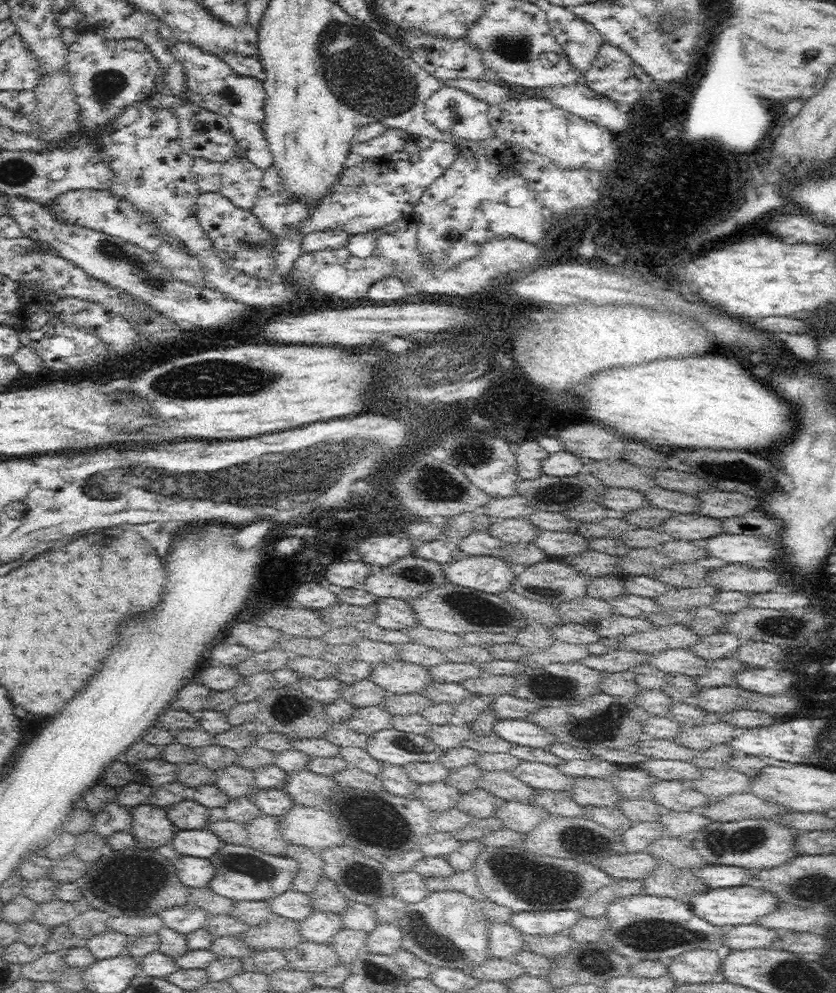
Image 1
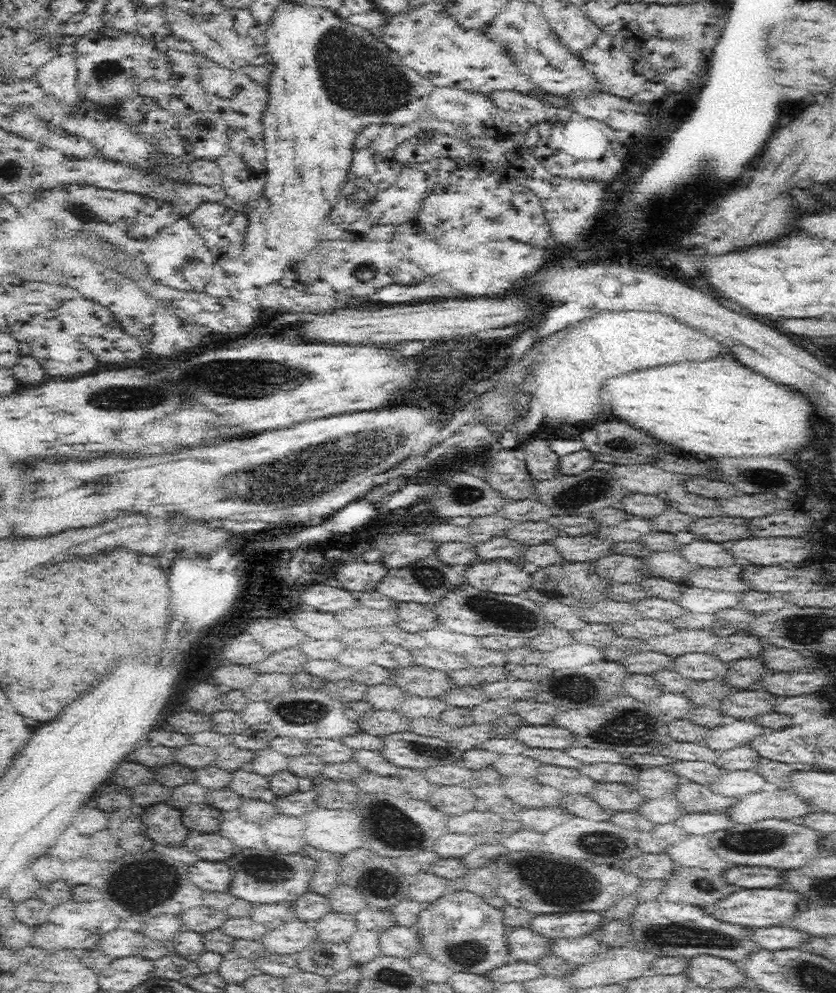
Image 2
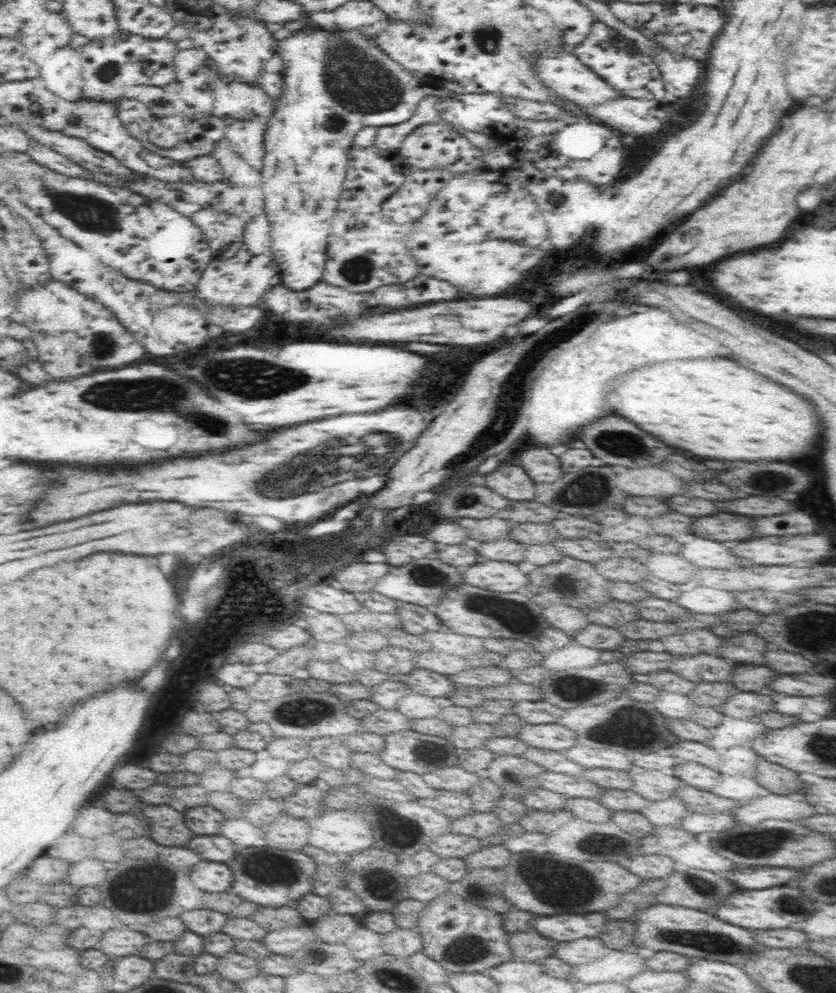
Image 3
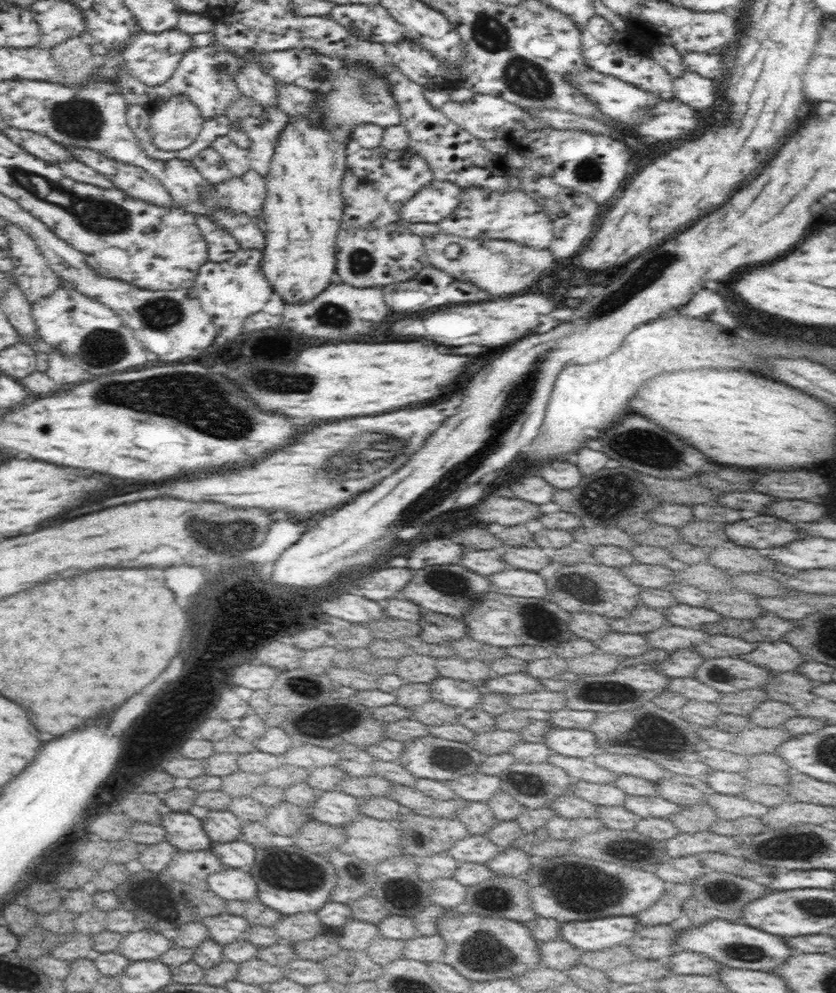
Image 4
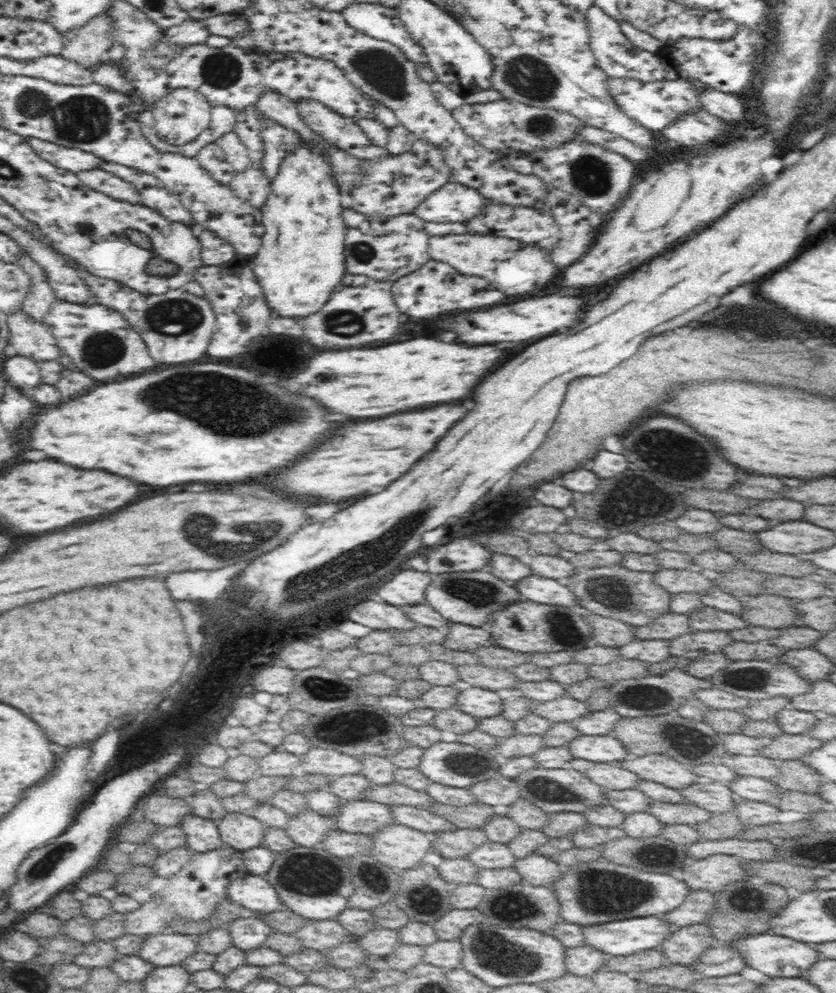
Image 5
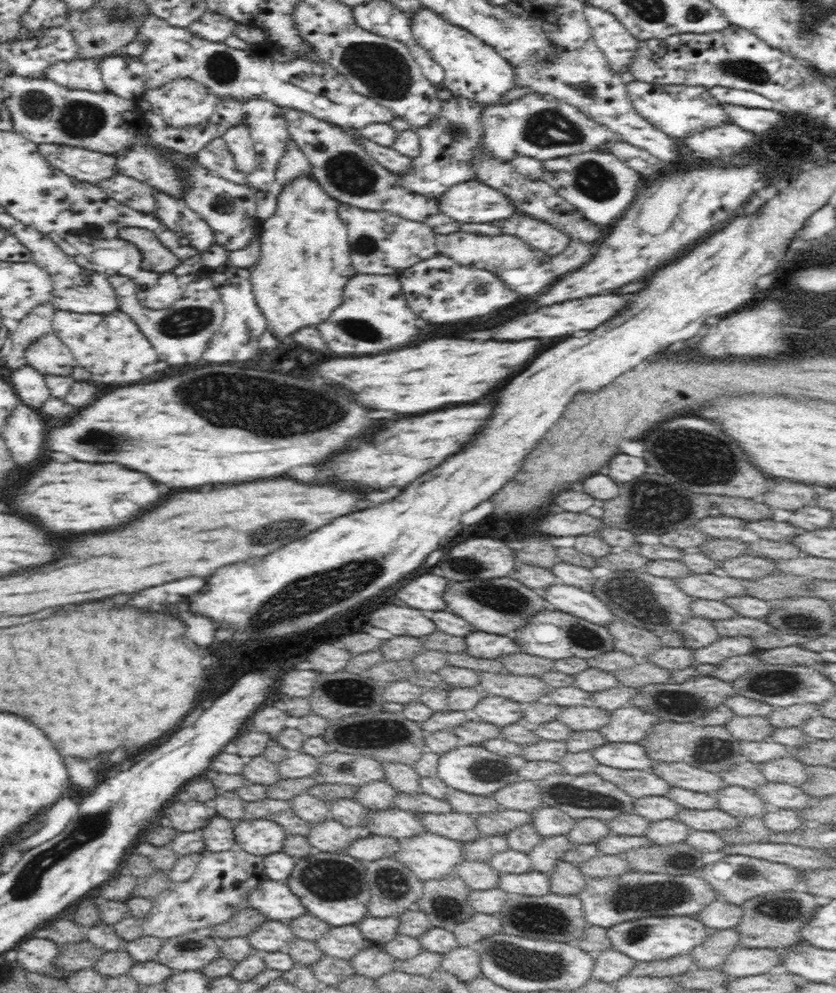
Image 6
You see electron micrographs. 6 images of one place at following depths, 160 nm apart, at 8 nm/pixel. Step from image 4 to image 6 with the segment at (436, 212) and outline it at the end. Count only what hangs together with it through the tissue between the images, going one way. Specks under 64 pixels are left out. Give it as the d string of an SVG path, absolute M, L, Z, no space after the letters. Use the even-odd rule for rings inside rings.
M476 179L456 184L438 199L441 211L460 223L479 224L506 220L518 213L506 194Z

